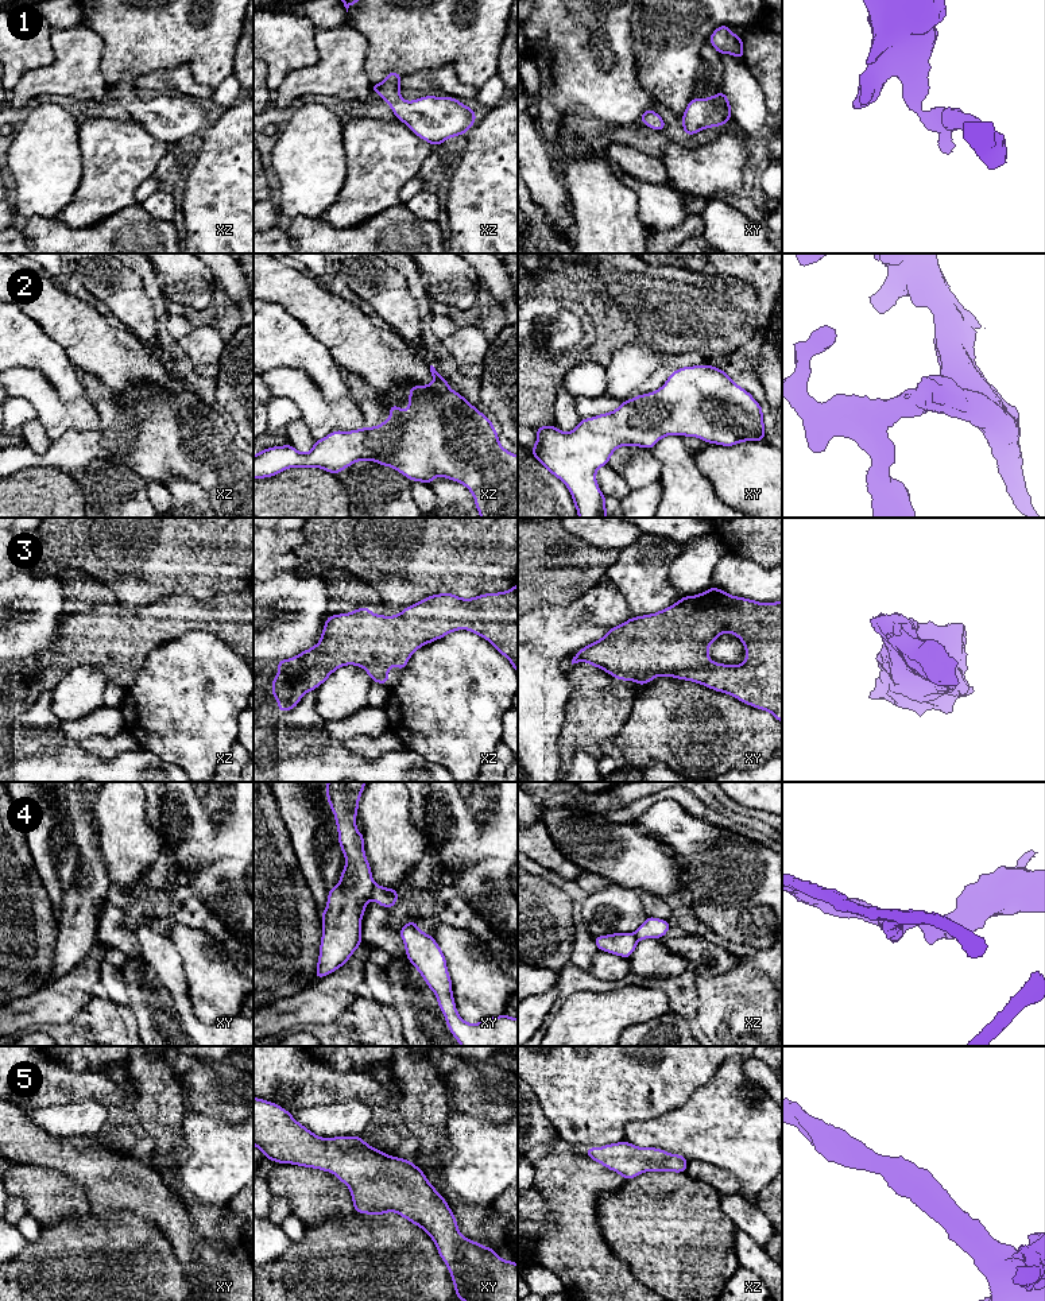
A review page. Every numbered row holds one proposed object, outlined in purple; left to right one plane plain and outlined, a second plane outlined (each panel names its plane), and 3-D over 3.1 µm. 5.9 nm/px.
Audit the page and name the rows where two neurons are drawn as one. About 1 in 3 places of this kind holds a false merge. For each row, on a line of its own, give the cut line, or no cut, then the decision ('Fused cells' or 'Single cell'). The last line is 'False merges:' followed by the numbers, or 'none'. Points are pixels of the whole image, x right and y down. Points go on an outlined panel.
1: No split. Single cell
2: No split. Single cell
3: No split. Single cell
4: Split along xy (375, 885), (371, 898). Fused cells
5: No split. Single cell
False merges: 4

